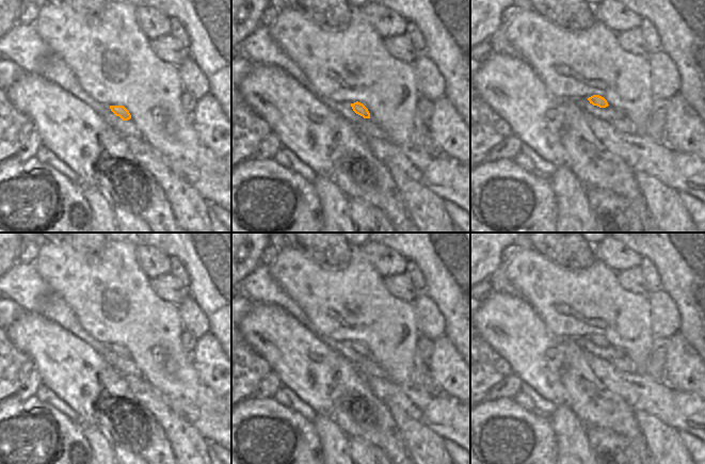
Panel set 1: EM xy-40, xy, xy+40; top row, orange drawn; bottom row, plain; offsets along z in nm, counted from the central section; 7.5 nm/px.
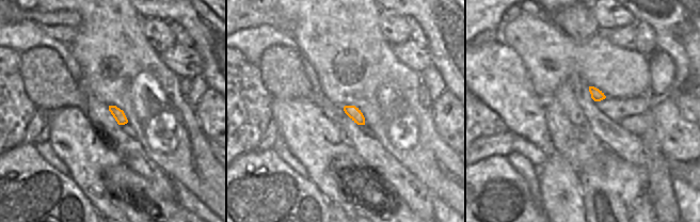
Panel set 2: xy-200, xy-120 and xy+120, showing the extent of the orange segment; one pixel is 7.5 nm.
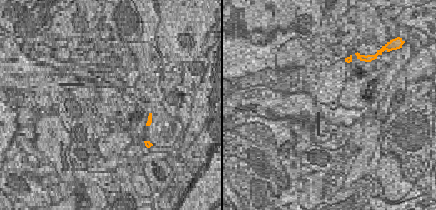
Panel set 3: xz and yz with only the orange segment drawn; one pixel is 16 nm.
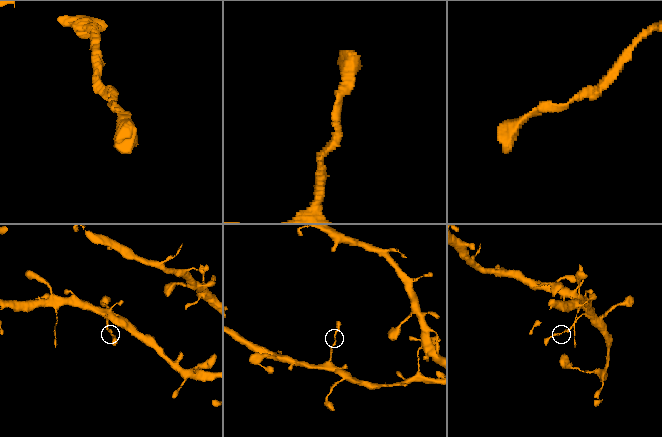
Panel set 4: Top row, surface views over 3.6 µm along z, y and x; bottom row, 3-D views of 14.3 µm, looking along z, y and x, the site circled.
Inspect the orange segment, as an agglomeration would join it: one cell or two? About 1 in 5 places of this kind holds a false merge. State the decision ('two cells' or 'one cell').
one cell

